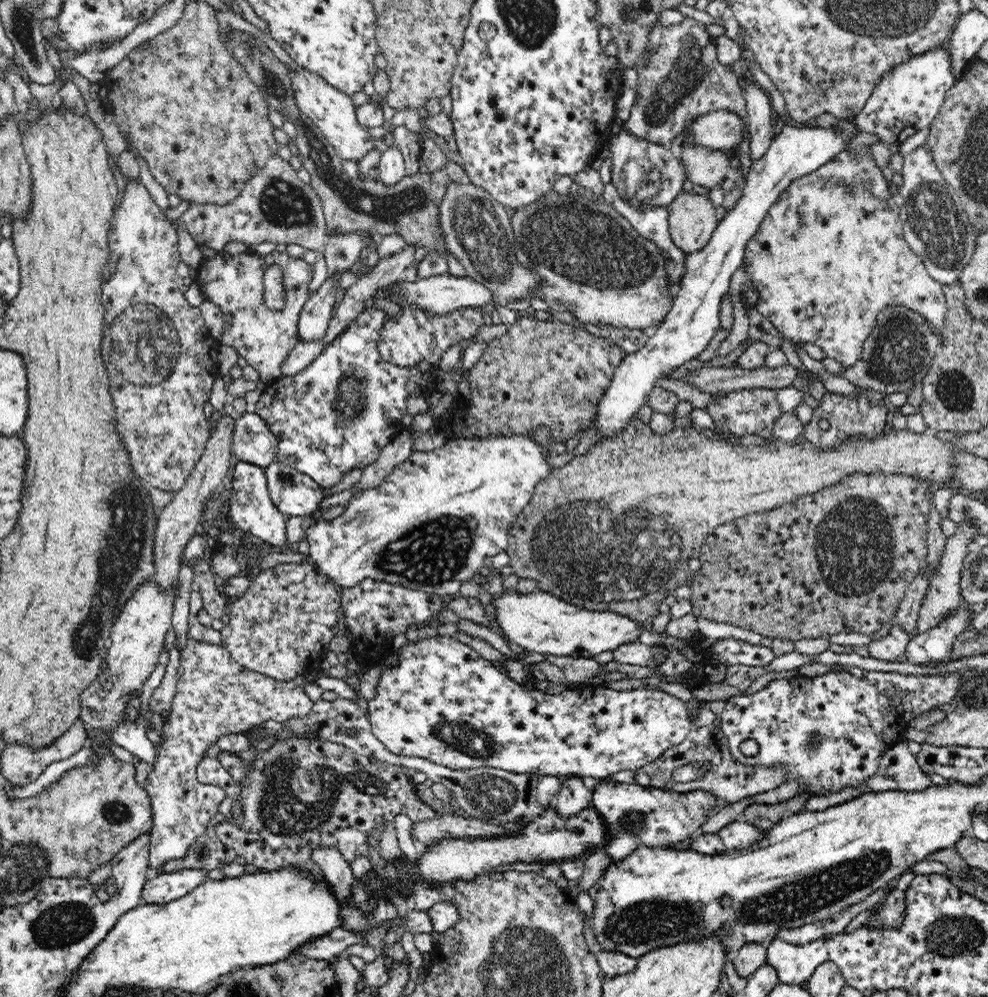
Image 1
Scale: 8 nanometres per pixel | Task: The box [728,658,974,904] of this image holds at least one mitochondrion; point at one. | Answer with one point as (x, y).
(813, 744)

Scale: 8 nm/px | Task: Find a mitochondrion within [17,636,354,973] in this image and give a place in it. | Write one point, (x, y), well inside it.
(67, 924)

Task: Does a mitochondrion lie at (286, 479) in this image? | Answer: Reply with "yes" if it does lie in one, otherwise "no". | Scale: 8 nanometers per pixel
yes

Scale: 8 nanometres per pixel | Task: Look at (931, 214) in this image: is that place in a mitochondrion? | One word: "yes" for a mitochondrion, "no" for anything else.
yes

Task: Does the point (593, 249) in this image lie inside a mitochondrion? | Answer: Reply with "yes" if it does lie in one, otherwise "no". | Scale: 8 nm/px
yes

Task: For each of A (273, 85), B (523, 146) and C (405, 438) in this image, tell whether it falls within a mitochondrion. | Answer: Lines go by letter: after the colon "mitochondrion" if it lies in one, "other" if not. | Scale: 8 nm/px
A: mitochondrion
B: other
C: other

